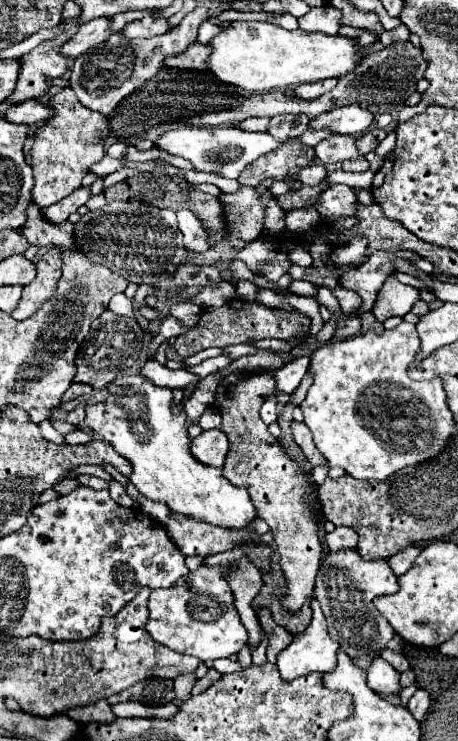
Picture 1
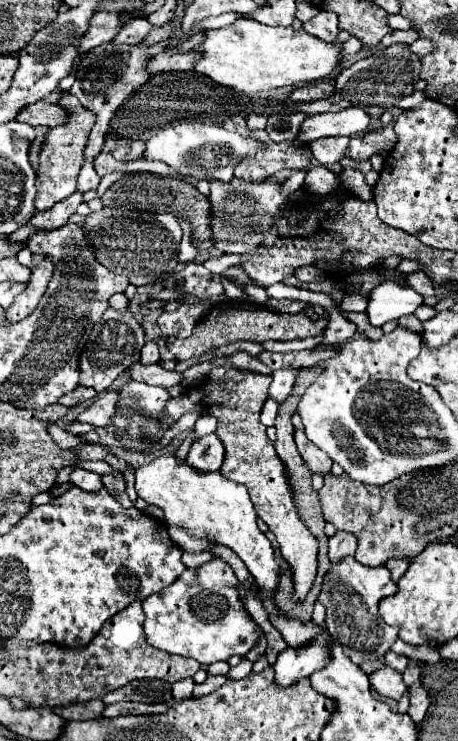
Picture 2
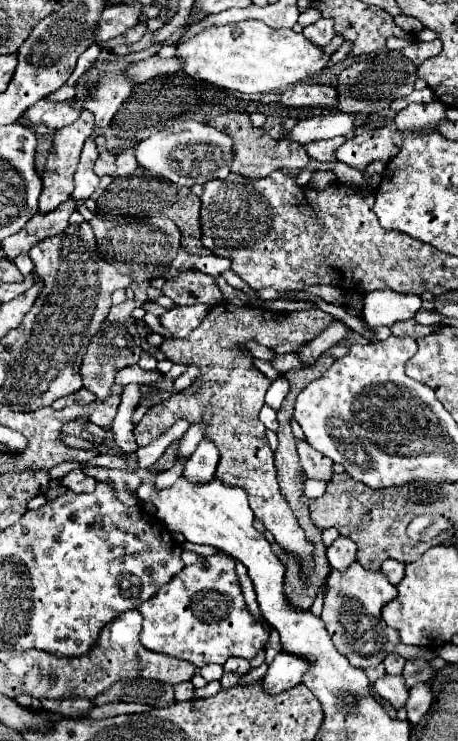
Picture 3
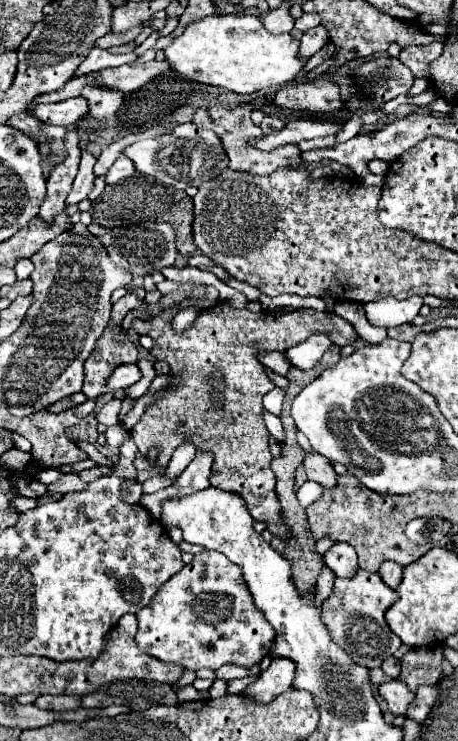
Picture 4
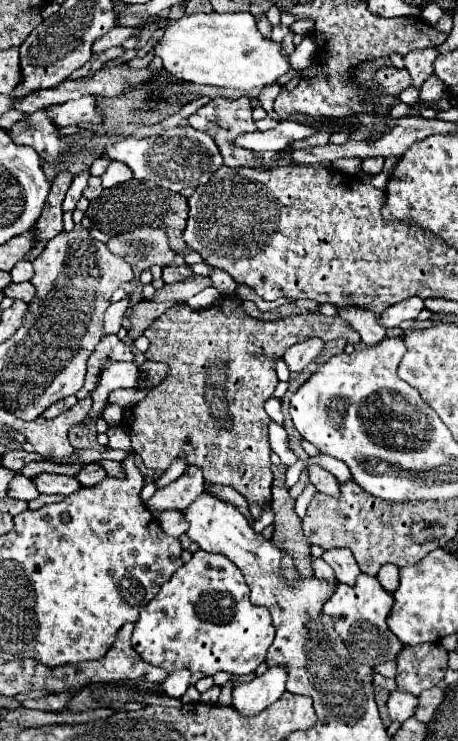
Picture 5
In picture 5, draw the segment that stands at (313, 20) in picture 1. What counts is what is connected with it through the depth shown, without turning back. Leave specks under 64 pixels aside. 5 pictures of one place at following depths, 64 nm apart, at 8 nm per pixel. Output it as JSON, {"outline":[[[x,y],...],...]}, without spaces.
{"outline":[[[312,34],[304,36],[304,40],[302,40],[302,42],[296,46],[296,50],[290,54],[292,68],[298,70],[298,72],[304,70],[304,68],[308,68],[308,66],[312,64],[314,56],[316,56],[316,50],[318,50],[318,44],[316,44],[314,36],[312,36]]]}

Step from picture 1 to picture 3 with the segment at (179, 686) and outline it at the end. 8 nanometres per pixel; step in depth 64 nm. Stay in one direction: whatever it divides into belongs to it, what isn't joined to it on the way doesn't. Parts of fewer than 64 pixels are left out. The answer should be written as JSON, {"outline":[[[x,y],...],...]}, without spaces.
{"outline":[[[186,680],[186,682],[176,684],[174,686],[174,698],[176,700],[190,700],[190,698],[194,698],[194,686],[192,686],[192,682]]]}

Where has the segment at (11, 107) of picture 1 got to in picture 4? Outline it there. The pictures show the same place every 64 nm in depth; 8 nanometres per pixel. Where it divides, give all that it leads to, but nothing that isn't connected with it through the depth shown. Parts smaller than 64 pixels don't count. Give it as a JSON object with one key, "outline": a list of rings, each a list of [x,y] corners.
{"outline":[[[70,98],[58,104],[36,104],[30,114],[44,124],[72,126],[76,120],[88,114],[88,102],[84,98]]]}

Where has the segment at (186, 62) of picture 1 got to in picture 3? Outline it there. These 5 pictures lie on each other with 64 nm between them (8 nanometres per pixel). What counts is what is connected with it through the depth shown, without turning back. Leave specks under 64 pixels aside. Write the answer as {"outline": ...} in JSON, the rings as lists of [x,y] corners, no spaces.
{"outline":[[[150,56],[142,62],[136,62],[134,66],[128,68],[128,74],[136,78],[136,82],[146,82],[150,78],[156,78],[160,74],[174,74],[180,72],[184,66],[184,60],[180,58],[160,58],[160,56]]]}

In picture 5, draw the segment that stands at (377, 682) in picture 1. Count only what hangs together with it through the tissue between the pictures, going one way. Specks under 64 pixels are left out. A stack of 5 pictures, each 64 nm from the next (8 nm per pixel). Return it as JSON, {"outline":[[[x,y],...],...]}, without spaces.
{"outline":[[[396,688],[394,692],[390,692],[390,698],[388,698],[390,718],[392,720],[398,720],[398,722],[408,720],[410,716],[414,716],[416,704],[418,704],[418,698],[416,696],[410,696],[408,692]]]}

